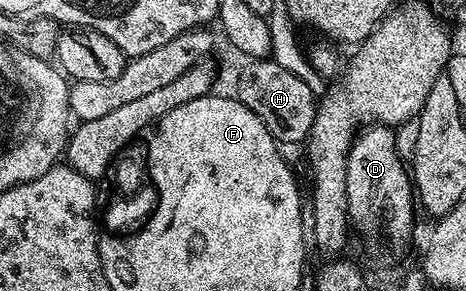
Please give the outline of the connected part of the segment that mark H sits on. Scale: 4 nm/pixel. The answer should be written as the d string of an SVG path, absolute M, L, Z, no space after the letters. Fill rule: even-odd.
M272 58L248 61L239 77L235 98L261 120L263 126L267 126L267 130L273 135L273 139L282 145L297 144L300 140L301 143L308 141L319 98L302 79L295 78L288 70L283 70Z

